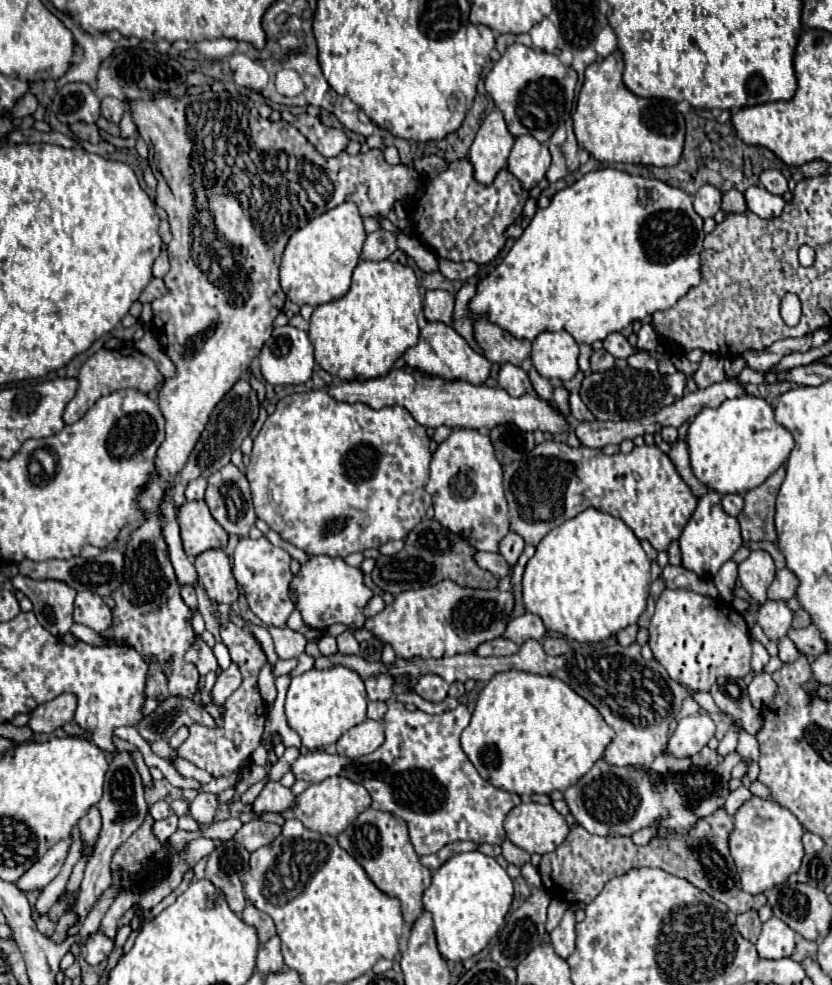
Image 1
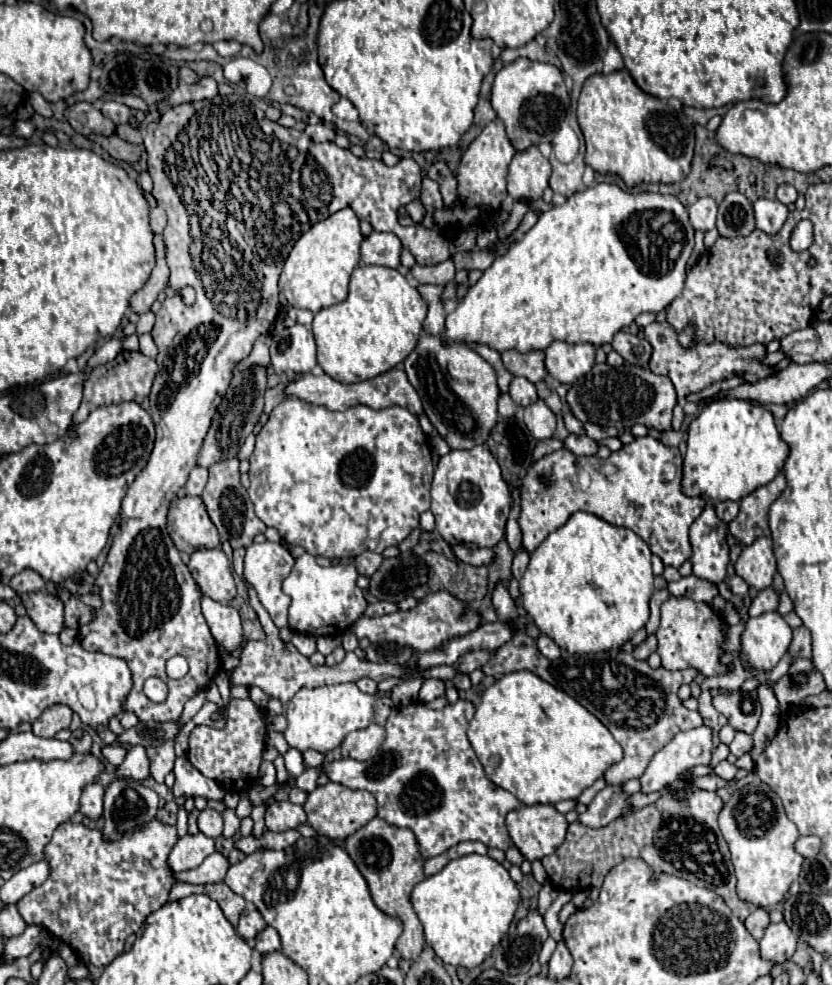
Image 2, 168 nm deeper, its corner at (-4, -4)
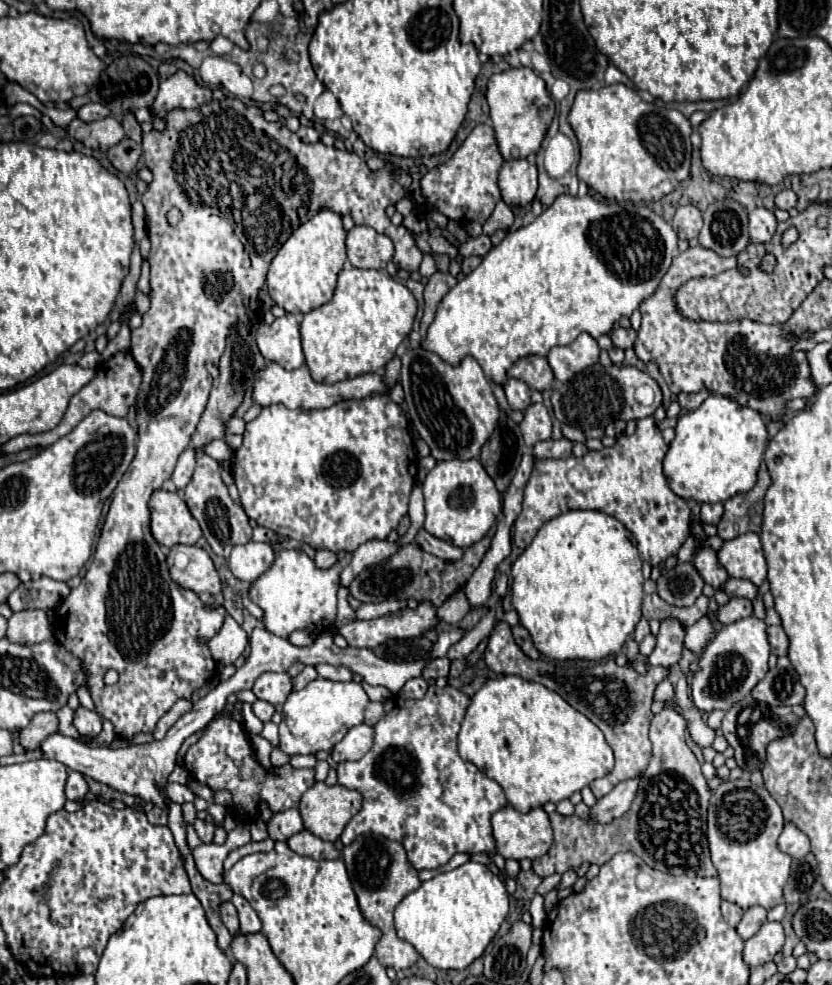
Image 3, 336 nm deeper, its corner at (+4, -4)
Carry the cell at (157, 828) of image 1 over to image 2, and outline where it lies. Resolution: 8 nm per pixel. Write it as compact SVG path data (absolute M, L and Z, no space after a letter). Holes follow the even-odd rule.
M151 820L131 834L123 834L119 840L105 840L99 828L89 828L85 824L63 822L53 832L53 838L45 846L45 862L49 864L49 878L35 886L17 902L17 910L25 924L35 924L45 928L53 938L69 944L83 964L109 966L117 954L125 948L127 936L141 928L145 918L161 908L169 900L171 886L177 884L173 872L169 870L167 856L177 844L179 836L175 826L167 826L159 820Z

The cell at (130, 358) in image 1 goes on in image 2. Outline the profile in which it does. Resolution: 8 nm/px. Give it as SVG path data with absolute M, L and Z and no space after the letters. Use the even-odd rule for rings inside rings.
M119 352L119 358L113 362L107 362L103 366L97 366L93 374L89 374L85 386L83 386L83 402L79 410L73 414L73 426L81 424L95 408L109 406L109 404L123 404L123 402L137 402L141 404L151 390L153 378L157 374L157 364L153 358L141 354L141 352Z

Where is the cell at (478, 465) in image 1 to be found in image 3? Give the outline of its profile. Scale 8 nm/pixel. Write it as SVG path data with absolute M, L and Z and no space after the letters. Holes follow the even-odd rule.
M477 458L437 462L423 482L423 496L427 514L425 530L459 548L479 542L501 512L501 494Z

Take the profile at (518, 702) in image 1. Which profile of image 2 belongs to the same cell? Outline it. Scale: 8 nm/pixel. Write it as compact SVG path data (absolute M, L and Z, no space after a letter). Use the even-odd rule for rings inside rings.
M527 670L505 674L483 692L481 704L469 722L467 736L485 768L487 778L503 790L515 794L519 802L527 806L557 804L561 800L579 798L581 792L601 778L609 766L623 758L623 750L617 740L587 708Z

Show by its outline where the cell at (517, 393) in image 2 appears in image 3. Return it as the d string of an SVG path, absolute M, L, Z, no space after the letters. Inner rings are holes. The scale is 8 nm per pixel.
M509 378L505 384L505 396L507 396L507 402L511 406L511 410L525 410L529 404L531 404L531 390L525 382L517 380L517 378Z

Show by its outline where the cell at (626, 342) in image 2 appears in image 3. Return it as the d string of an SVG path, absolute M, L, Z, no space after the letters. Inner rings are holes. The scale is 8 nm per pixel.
M615 328L609 336L613 340L613 346L617 346L621 350L629 350L629 348L633 348L637 332L633 328L627 328L627 330L625 328Z

